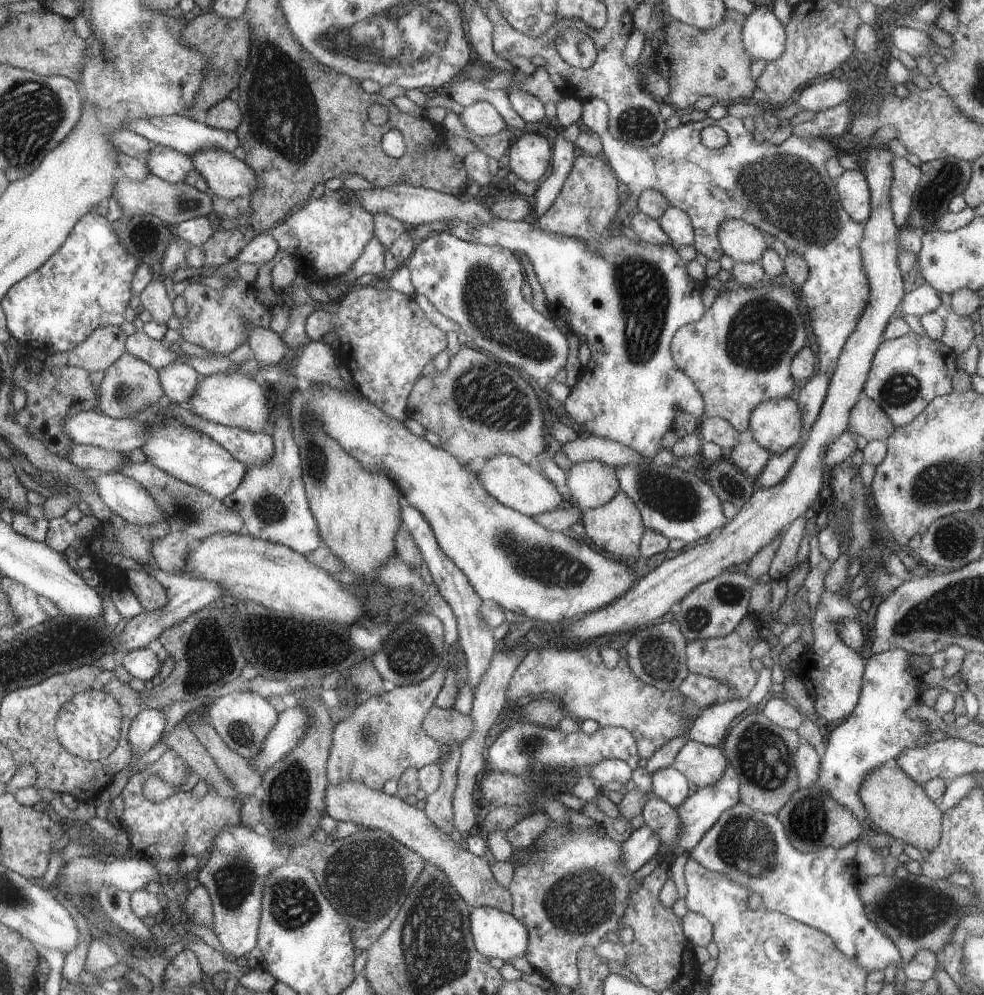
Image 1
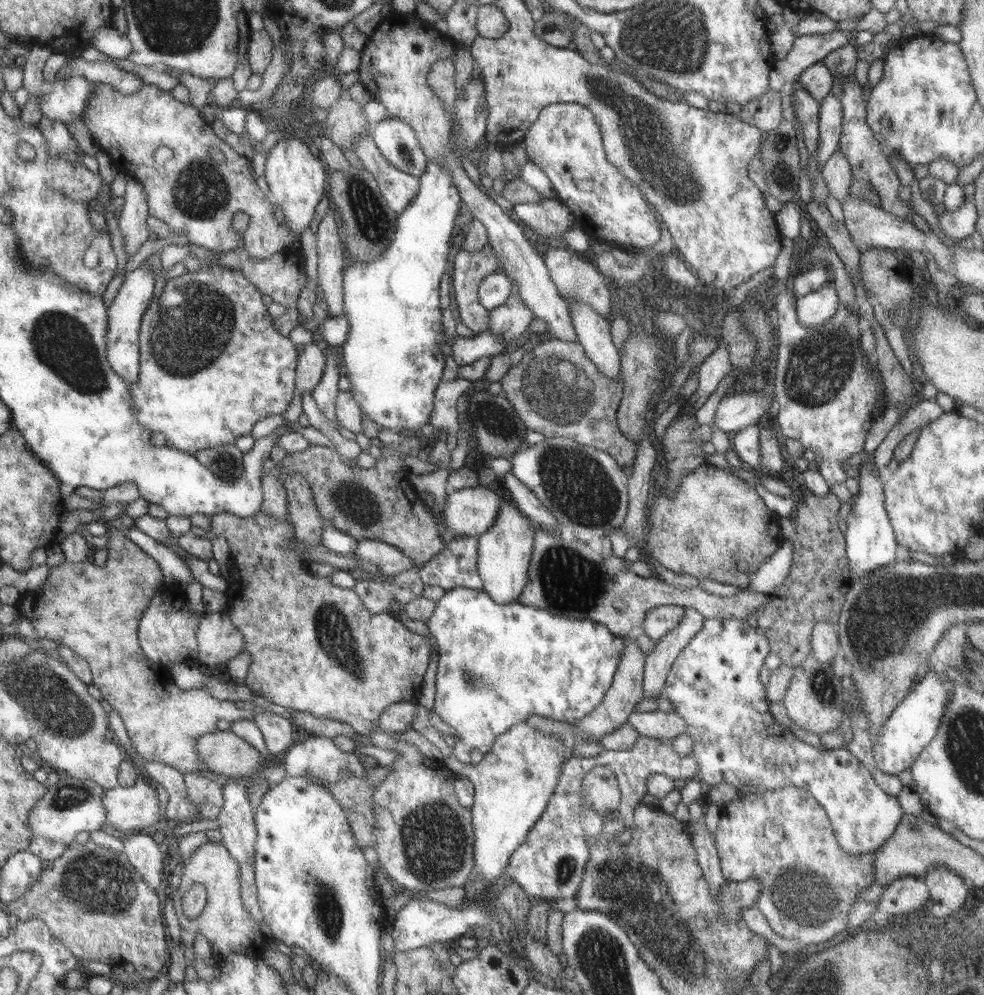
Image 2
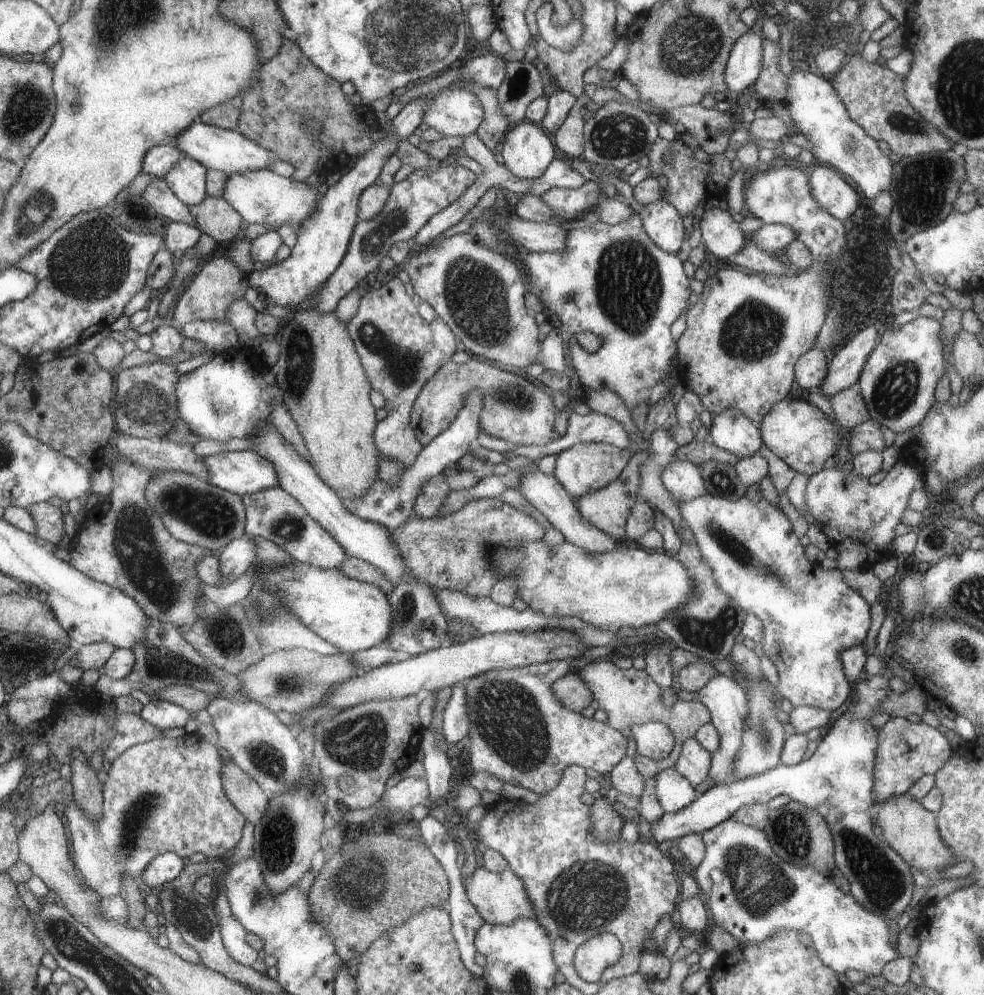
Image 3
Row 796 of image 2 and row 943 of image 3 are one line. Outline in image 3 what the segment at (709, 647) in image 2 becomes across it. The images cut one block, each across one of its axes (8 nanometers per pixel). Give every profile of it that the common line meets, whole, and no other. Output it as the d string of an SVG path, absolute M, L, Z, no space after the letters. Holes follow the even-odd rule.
M734 817L726 819L724 822L717 824L714 828L701 832L705 841L705 857L700 864L693 869L693 877L697 879L699 886L701 887L701 895L706 902L706 906L711 914L711 929L716 926L725 928L734 938L740 943L757 943L766 940L769 936L777 933L782 929L796 929L803 933L809 934L810 938L815 944L815 949L819 952L819 957L822 958L826 966L834 969L838 974L846 974L847 971L860 971L866 976L878 976L883 973L883 970L890 961L894 961L899 957L898 949L896 948L897 936L899 935L898 919L889 919L882 914L874 914L874 912L868 910L865 906L854 898L852 893L844 893L834 883L833 875L826 875L822 871L819 871L815 866L808 865L802 868L798 868L794 863L786 862L771 845L771 840L766 834L764 829L759 829L755 826L747 825Z

